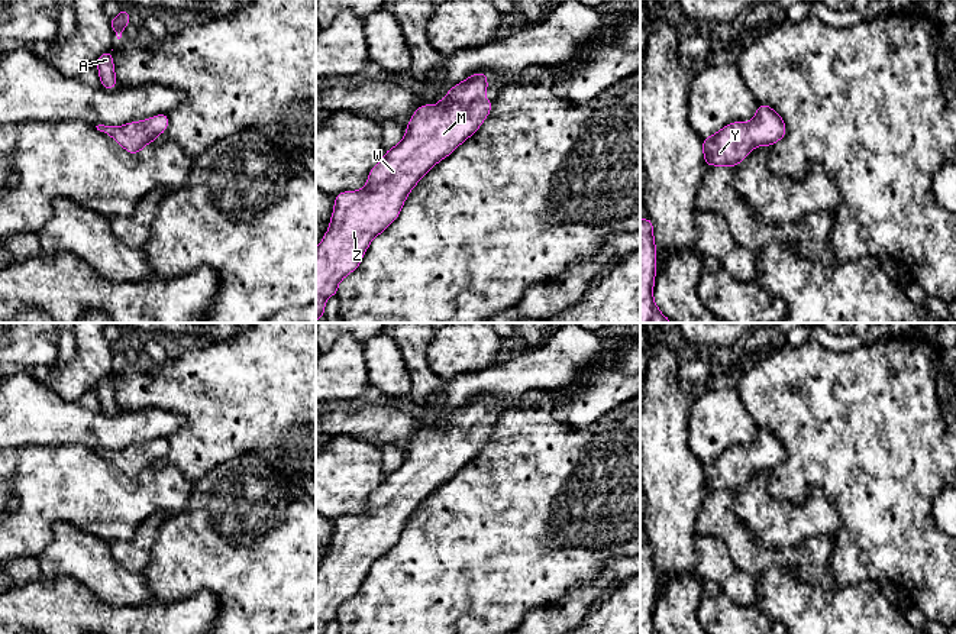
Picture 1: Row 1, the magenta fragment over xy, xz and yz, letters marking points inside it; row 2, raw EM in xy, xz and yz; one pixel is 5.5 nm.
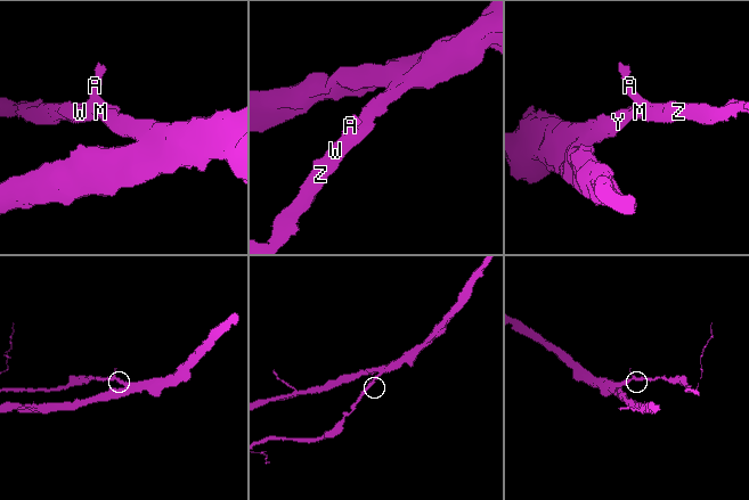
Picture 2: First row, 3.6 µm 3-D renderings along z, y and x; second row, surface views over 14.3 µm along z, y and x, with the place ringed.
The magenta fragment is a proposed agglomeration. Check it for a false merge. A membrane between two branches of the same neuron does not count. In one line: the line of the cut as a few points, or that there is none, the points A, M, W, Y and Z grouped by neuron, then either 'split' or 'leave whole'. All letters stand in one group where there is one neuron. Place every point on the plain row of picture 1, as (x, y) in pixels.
cut none; groups A M W Y Z; leave whole

